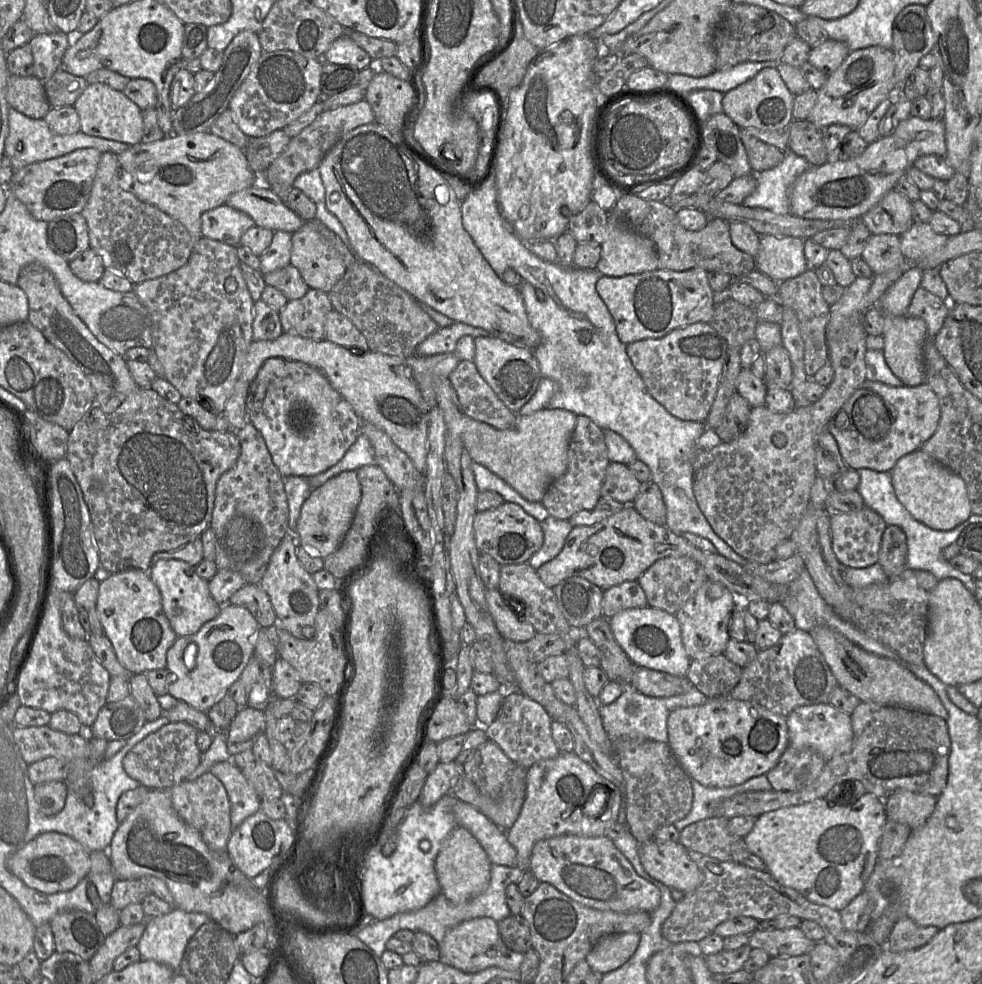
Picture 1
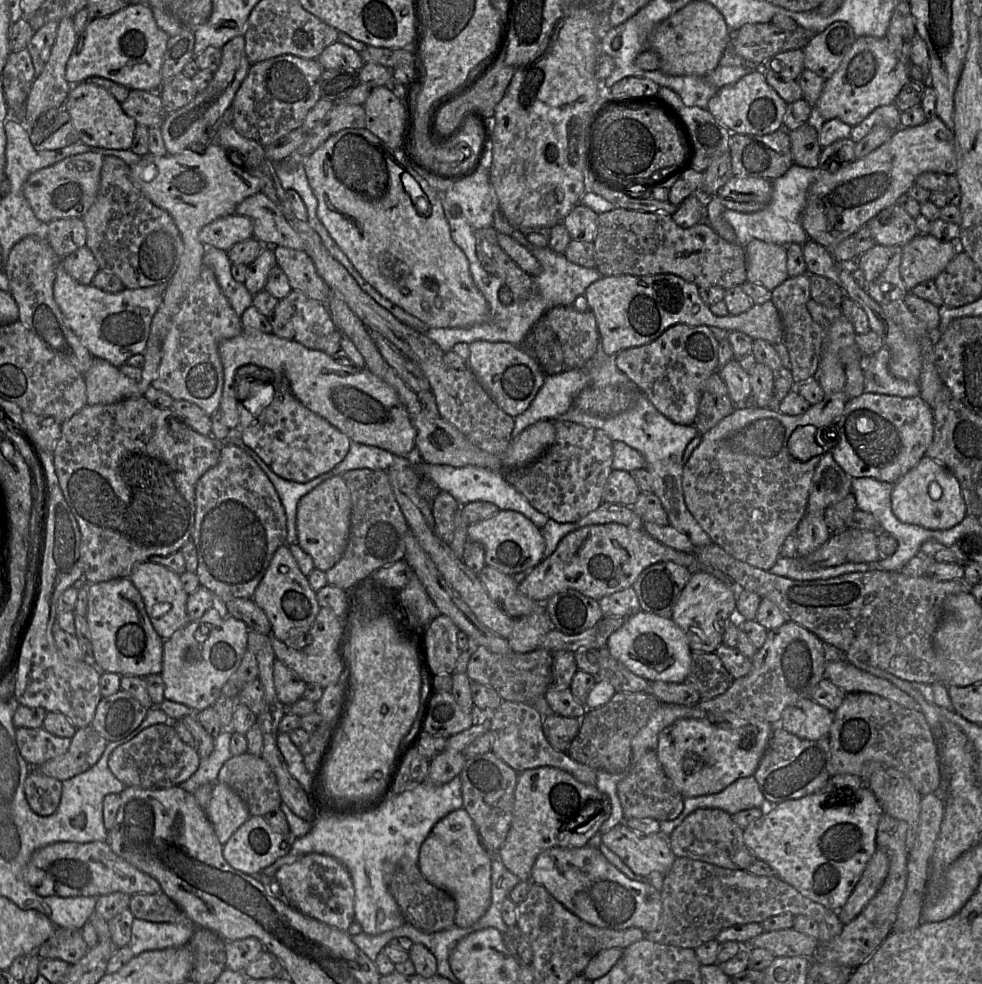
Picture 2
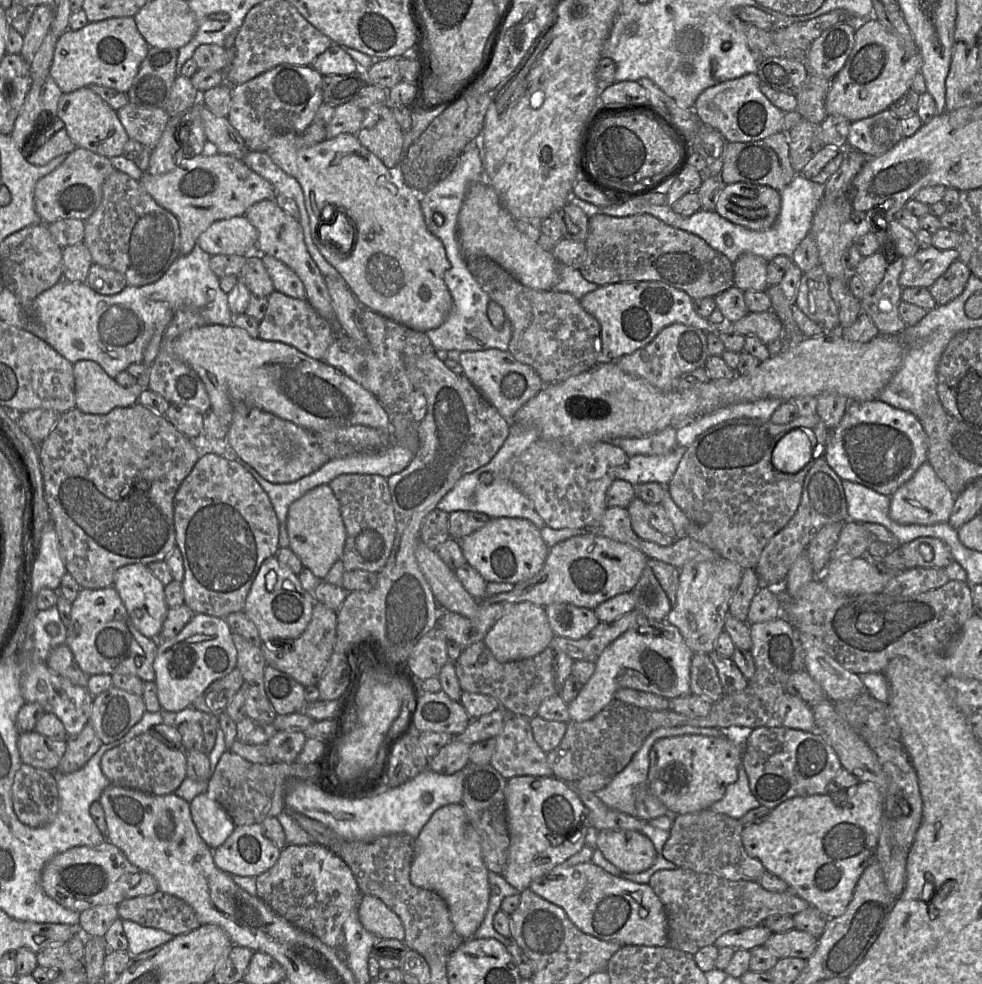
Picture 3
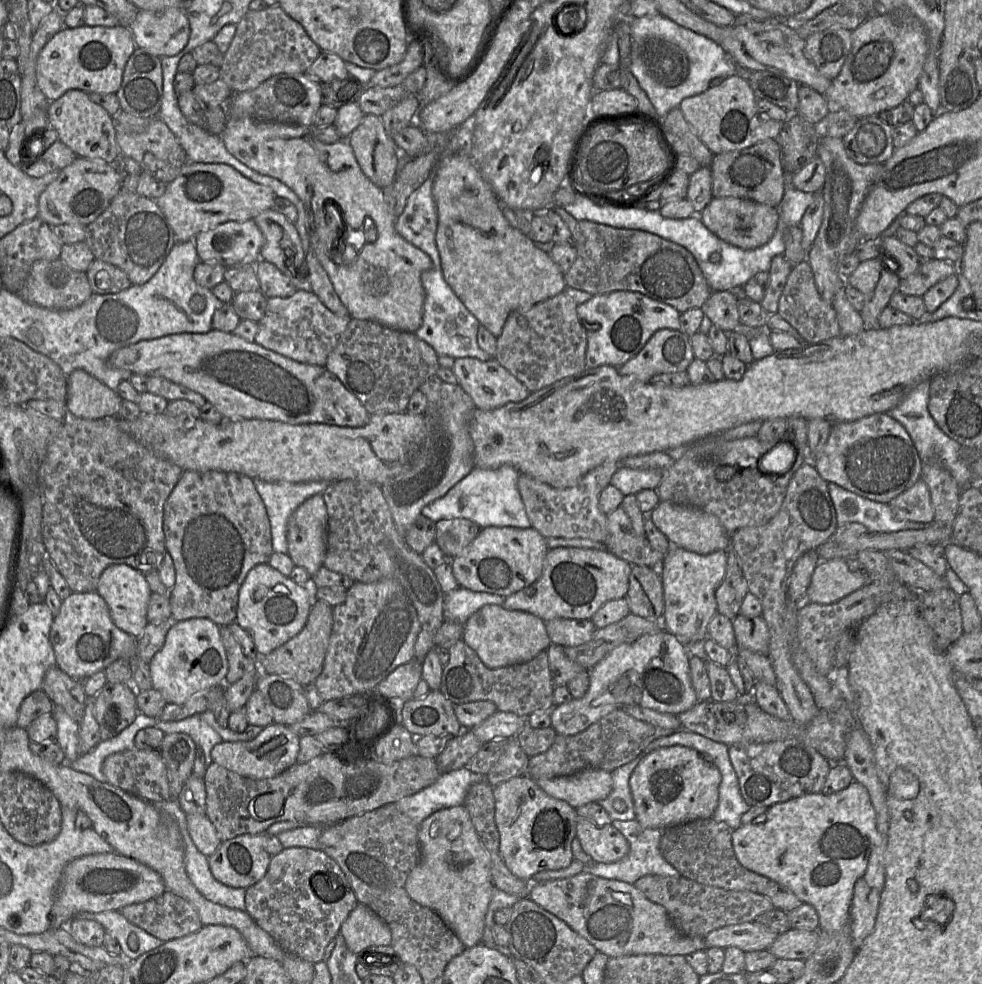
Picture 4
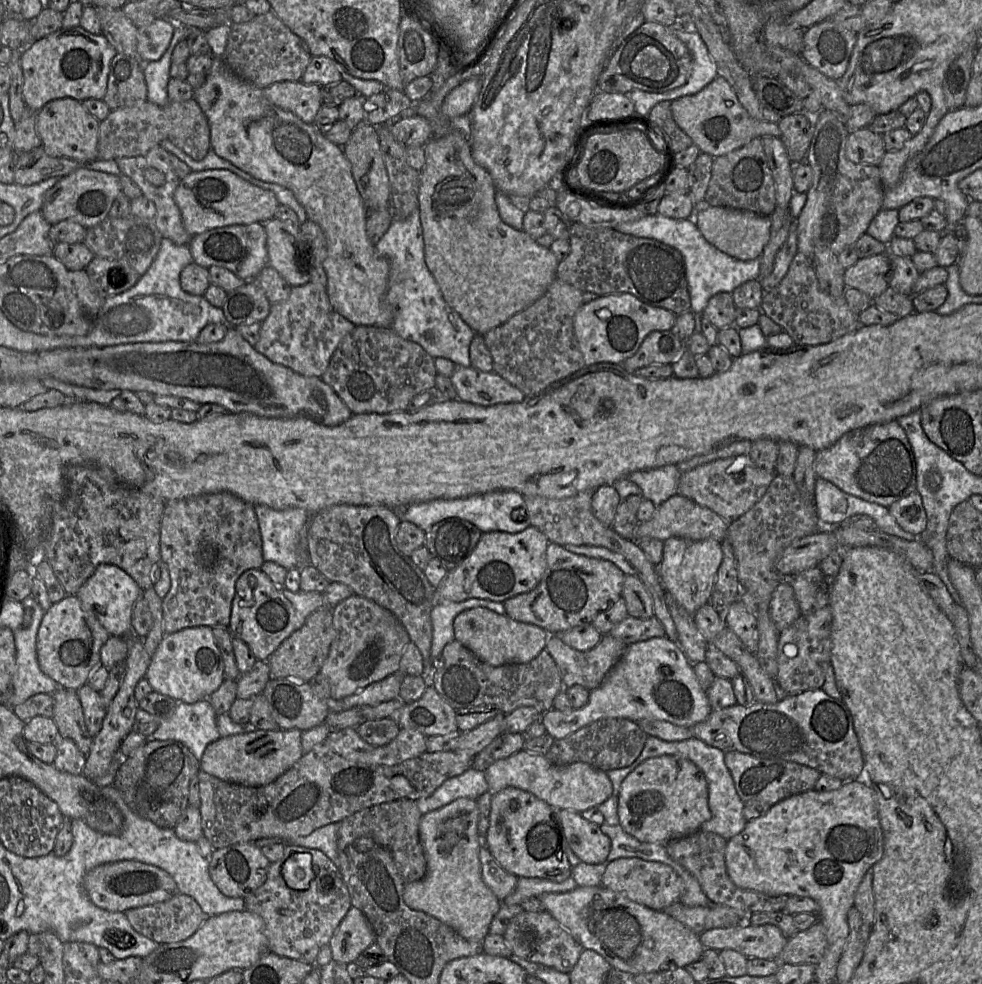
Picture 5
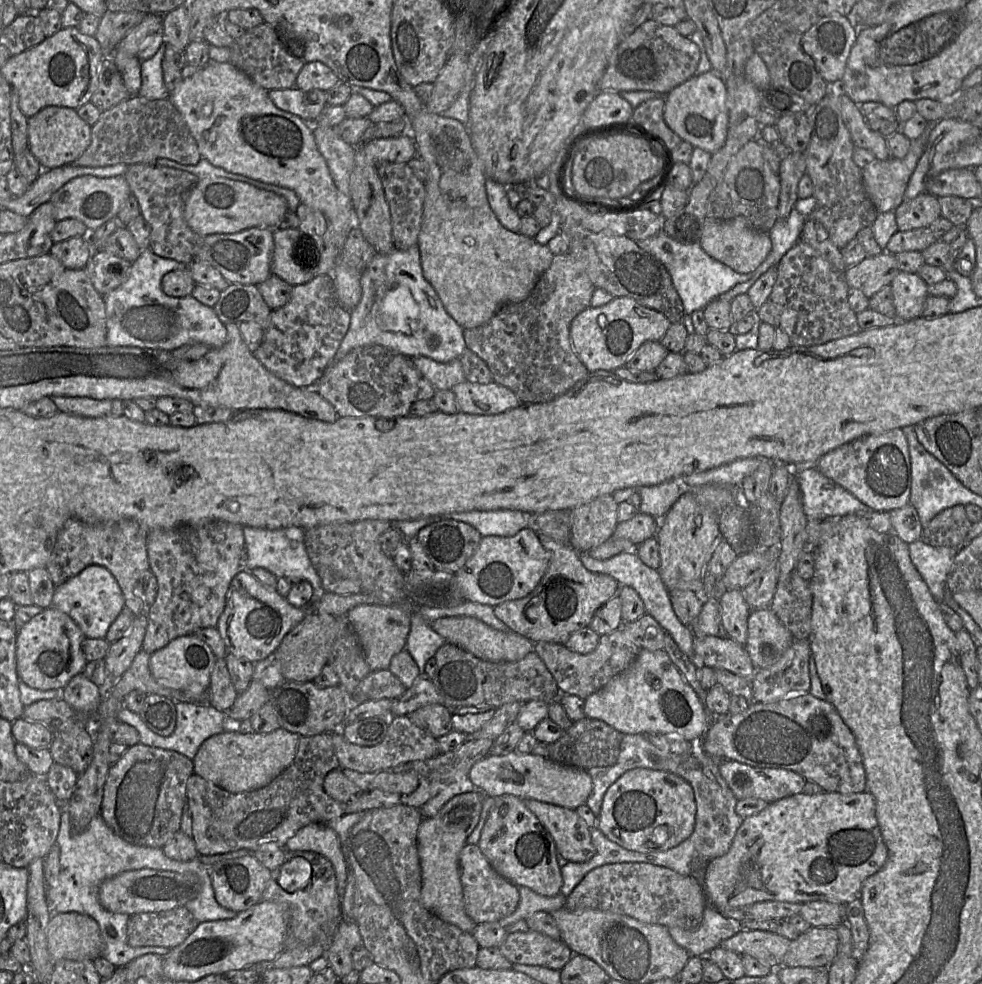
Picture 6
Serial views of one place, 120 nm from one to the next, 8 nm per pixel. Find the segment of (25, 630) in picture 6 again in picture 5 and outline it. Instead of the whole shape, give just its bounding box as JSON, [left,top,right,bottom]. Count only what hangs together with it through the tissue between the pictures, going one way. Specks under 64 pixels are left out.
[36,594,109,690]

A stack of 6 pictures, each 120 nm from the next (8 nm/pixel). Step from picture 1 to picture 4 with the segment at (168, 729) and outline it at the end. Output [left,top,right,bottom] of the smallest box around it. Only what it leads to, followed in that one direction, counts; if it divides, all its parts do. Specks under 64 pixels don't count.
[102,747,172,803]

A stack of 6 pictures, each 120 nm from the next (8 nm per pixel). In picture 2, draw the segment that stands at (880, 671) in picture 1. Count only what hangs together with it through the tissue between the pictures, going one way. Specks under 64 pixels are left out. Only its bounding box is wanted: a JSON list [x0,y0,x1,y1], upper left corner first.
[824,659,919,709]

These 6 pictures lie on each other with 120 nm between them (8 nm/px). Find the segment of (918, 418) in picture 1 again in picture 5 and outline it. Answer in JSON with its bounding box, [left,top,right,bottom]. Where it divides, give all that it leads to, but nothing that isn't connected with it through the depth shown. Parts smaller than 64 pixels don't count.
[816,420,916,507]

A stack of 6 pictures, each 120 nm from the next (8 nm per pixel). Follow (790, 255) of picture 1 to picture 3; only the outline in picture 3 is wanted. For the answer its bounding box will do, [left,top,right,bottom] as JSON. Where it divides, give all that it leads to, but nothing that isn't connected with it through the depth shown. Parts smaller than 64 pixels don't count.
[734,253,768,291]

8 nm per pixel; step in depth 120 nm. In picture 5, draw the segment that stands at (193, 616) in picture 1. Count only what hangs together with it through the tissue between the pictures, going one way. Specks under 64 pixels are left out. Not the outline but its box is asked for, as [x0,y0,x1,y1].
[75,564,143,638]

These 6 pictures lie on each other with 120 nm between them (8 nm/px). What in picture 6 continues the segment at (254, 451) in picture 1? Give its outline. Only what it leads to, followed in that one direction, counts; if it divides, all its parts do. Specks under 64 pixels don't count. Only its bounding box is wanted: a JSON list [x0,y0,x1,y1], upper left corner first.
[141,521,247,654]

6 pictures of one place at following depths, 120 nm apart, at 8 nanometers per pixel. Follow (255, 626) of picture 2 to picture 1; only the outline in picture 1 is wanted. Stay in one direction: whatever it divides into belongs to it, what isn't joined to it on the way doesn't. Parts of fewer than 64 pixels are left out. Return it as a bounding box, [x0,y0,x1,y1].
[229,583,276,628]

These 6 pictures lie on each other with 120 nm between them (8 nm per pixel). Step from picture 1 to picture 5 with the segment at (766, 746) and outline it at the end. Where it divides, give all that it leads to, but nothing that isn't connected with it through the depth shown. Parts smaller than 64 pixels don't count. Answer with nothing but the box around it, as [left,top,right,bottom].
[617,756,711,844]

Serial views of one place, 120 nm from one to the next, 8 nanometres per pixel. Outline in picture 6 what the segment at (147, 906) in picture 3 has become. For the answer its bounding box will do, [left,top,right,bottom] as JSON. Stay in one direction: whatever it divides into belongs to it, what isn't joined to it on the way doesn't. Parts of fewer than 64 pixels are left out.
[127,906,198,949]

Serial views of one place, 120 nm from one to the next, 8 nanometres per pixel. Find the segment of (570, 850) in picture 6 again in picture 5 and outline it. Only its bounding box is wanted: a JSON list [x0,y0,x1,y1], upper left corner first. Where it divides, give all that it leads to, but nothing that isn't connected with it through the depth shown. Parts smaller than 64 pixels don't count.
[556,809,611,864]

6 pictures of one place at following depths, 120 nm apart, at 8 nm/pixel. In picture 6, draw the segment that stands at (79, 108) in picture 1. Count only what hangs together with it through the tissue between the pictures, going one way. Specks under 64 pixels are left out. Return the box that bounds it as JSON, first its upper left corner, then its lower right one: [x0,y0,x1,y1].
[27,106,91,169]

